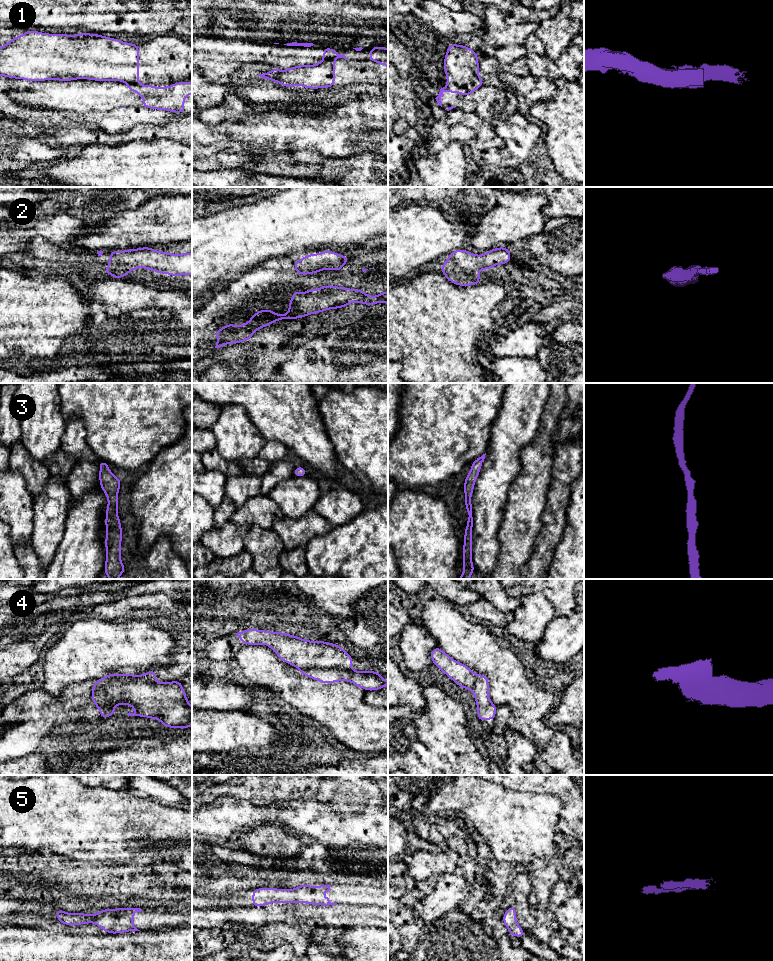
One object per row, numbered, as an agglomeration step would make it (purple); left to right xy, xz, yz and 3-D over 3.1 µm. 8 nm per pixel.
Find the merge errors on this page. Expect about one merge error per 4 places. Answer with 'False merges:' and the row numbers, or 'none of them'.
False merges: 1, 4

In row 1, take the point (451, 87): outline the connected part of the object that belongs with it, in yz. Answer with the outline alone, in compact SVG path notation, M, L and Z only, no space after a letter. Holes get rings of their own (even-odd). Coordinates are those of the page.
M447 82L445 84L445 86L443 88L440 89L440 92L438 94L438 96L435 98L437 103L442 107L442 101L441 101L441 98L444 96L444 92L445 91L449 91L450 94L453 94L453 93L457 93L459 92L460 93L460 96L469 96L467 94L467 92L461 88L460 86L454 84L454 83L451 83L451 82Z

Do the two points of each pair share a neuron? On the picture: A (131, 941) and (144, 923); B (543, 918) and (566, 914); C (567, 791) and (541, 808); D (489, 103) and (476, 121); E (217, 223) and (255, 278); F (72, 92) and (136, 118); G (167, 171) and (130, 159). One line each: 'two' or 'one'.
A: two
B: two
C: two
D: two
E: two
F: two
G: one

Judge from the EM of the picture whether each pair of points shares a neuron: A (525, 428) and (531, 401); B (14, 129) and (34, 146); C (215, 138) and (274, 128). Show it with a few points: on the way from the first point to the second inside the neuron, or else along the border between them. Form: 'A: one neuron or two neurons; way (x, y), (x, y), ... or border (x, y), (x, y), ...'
A: one neuron; way (526, 421), (526, 408)
B: one neuron; way (19, 134), (29, 144)
C: one neuron; way (230, 130), (259, 129)

